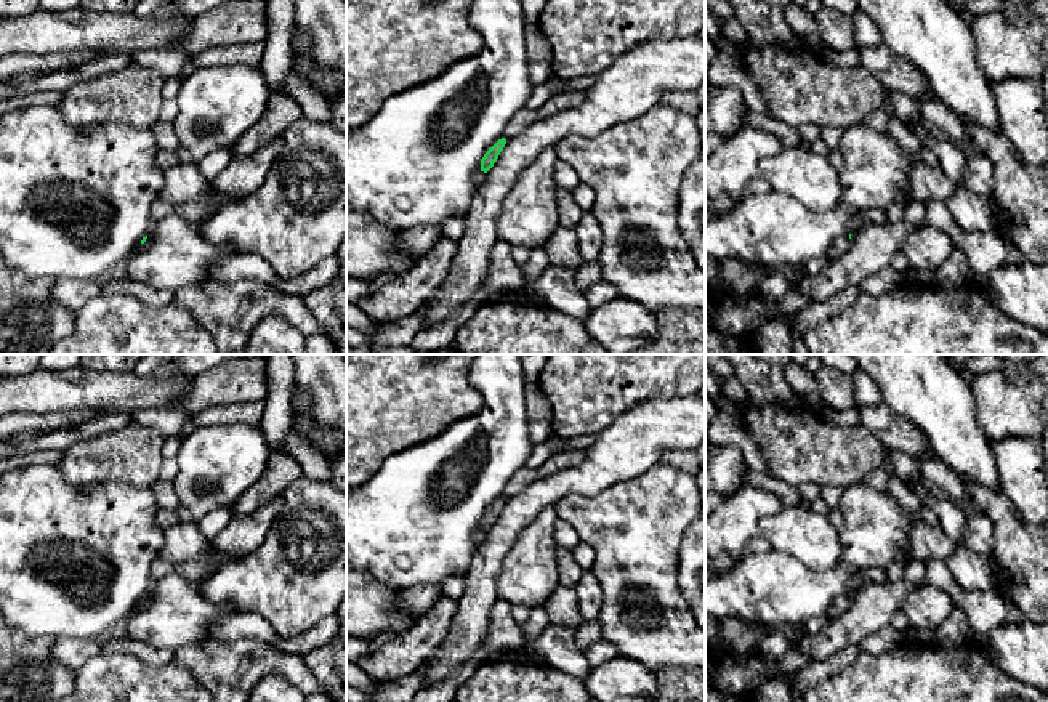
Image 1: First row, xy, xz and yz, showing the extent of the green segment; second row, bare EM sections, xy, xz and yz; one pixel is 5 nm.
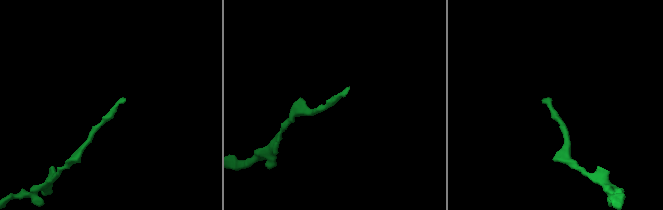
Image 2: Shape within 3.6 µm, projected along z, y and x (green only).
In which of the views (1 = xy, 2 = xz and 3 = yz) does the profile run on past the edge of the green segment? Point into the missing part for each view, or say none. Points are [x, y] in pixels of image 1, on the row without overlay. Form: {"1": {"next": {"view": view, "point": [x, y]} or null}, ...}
{"1": {"next": null}, "2": {"next": null}, "3": {"next": null}}

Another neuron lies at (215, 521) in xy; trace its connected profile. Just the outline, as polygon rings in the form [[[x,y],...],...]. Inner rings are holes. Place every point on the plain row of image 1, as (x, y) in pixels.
[[[221,506],[207,513],[204,518],[195,521],[195,524],[204,537],[213,540],[232,518],[234,518],[232,508]]]

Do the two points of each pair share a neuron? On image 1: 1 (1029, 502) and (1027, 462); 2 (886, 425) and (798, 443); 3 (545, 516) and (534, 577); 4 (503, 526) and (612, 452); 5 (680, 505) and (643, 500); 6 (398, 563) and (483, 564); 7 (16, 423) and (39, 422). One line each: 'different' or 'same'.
1: same
2: different
3: same
4: same
5: same
6: different
7: same

